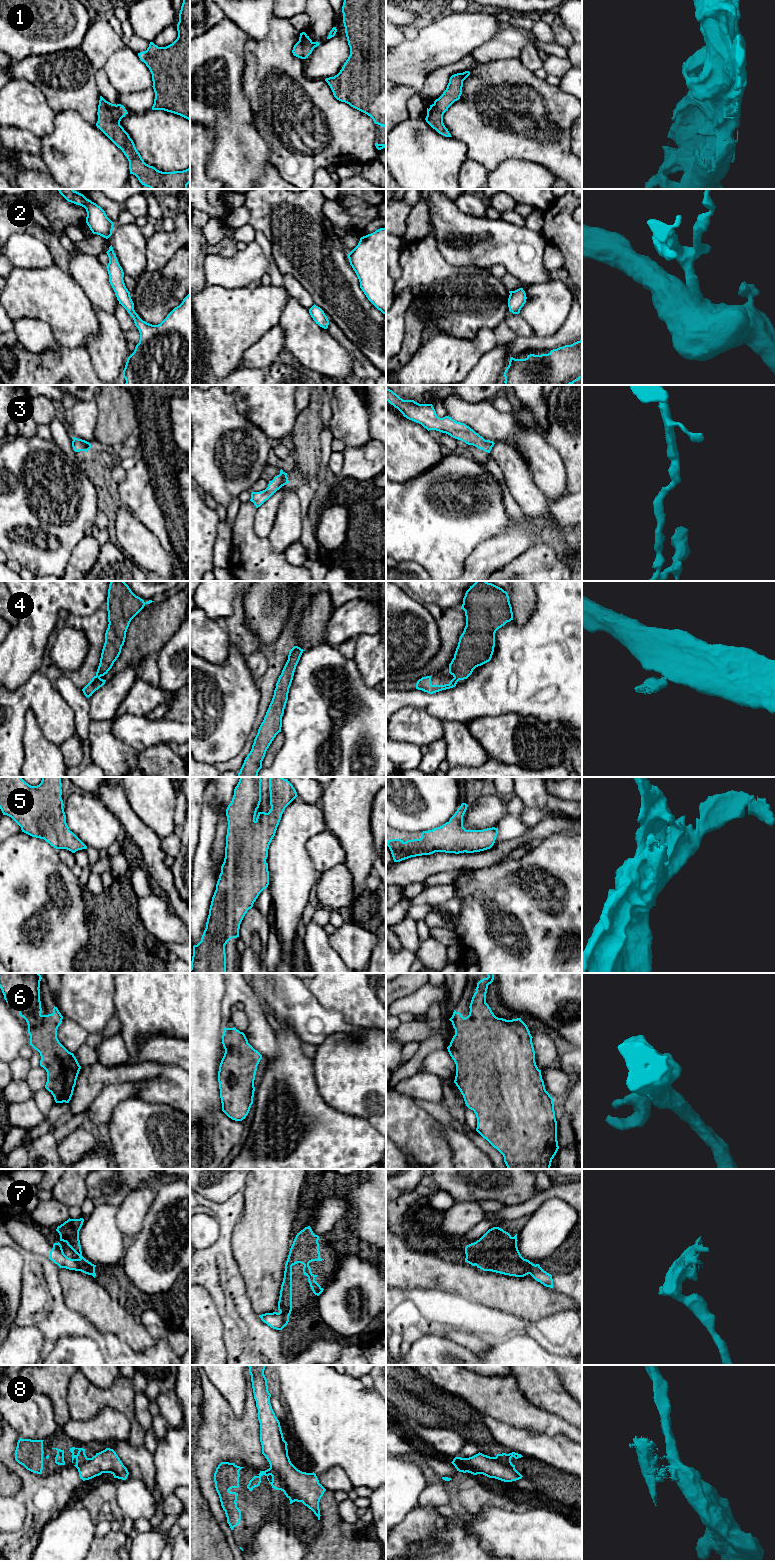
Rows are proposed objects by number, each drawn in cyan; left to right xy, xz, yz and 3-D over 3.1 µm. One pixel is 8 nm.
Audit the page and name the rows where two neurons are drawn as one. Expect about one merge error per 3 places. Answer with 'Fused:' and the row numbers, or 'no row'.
Fused: 4, 7, 8

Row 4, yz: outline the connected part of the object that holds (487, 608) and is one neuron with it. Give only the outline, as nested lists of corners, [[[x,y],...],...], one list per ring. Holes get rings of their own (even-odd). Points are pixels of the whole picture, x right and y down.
[[[487,581],[470,586],[461,609],[465,611],[466,626],[449,664],[449,673],[458,681],[491,660],[496,631],[513,620],[508,593]]]

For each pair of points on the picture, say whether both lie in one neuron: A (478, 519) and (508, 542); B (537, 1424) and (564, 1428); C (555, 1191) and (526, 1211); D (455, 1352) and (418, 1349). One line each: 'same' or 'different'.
A: different
B: same
C: same
D: same

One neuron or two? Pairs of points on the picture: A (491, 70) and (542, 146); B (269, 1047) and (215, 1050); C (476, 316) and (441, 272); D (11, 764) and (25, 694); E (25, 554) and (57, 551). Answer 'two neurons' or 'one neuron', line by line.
A: one neuron
B: two neurons
C: one neuron
D: one neuron
E: one neuron

